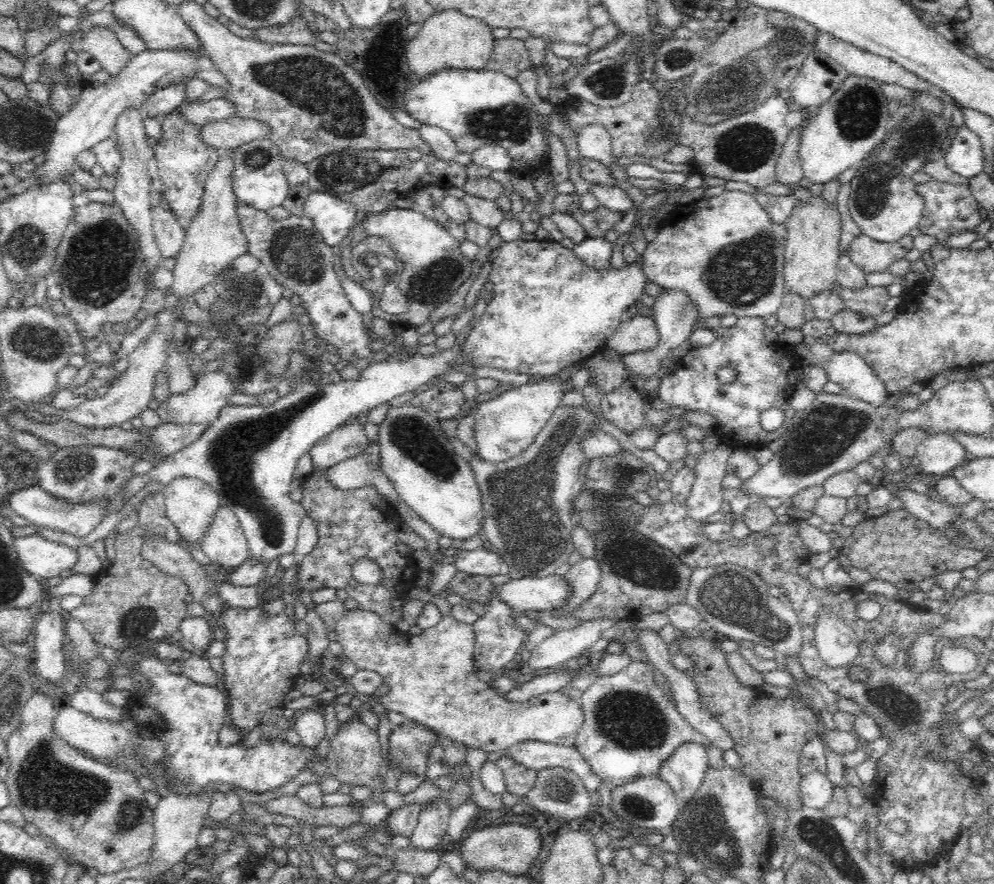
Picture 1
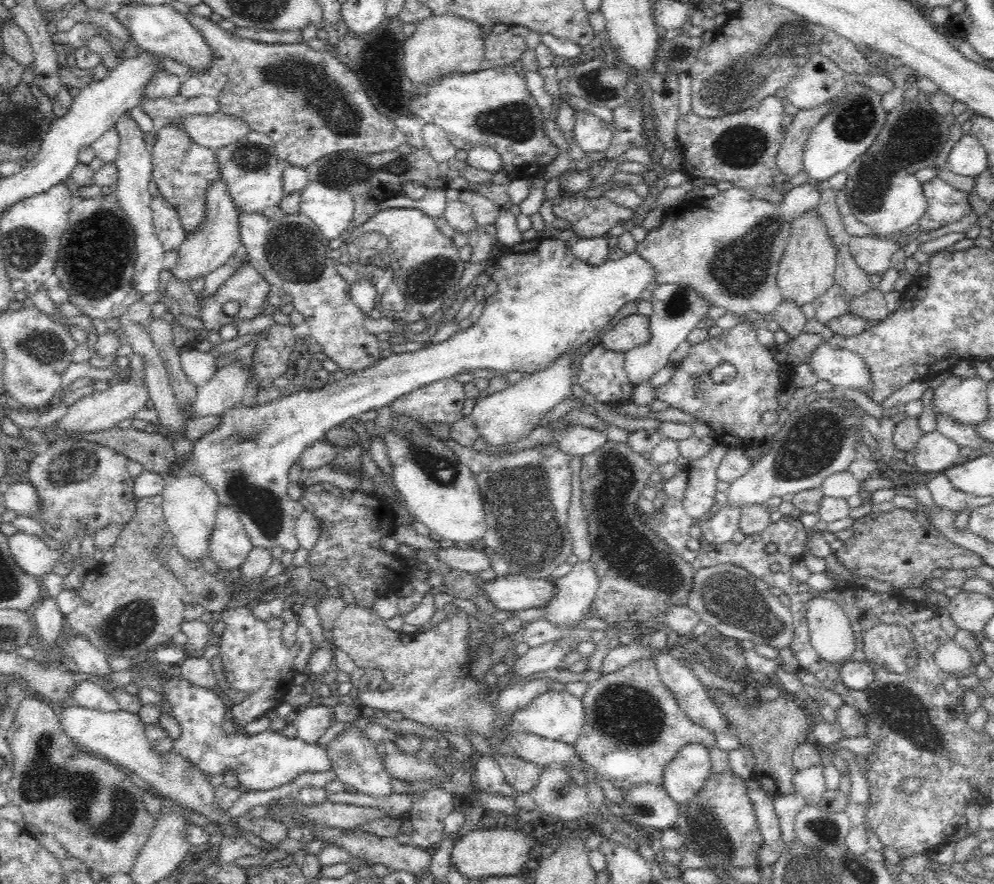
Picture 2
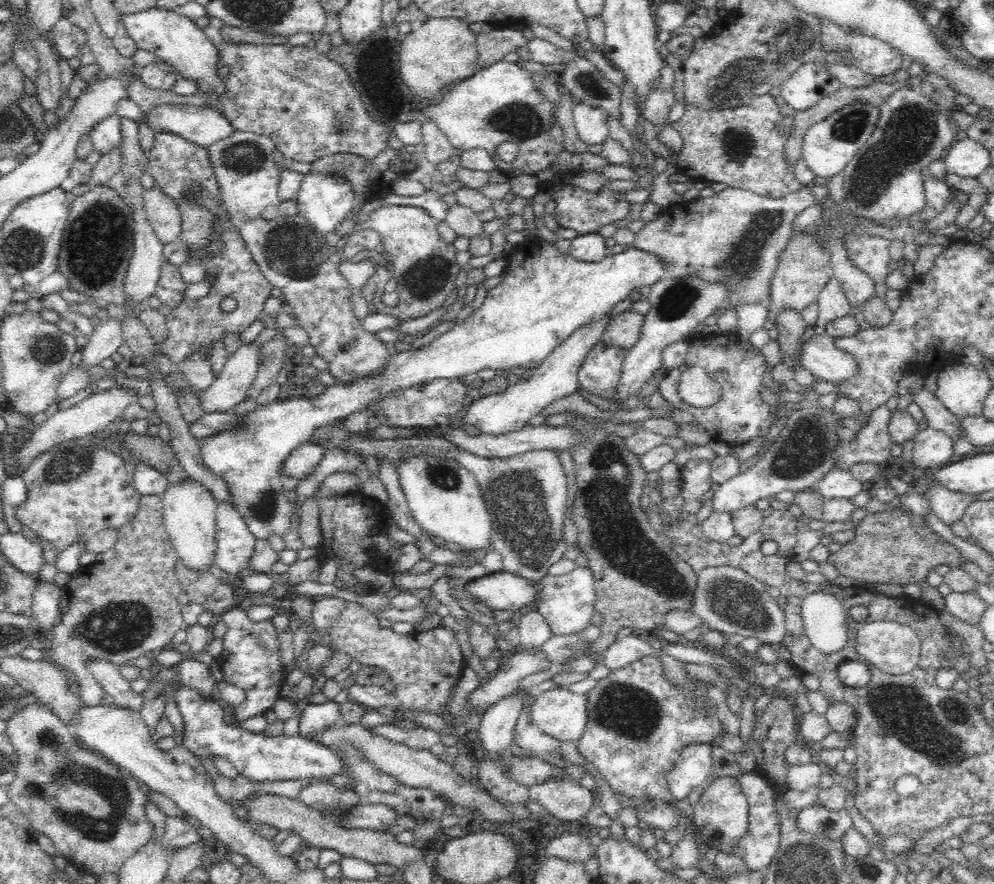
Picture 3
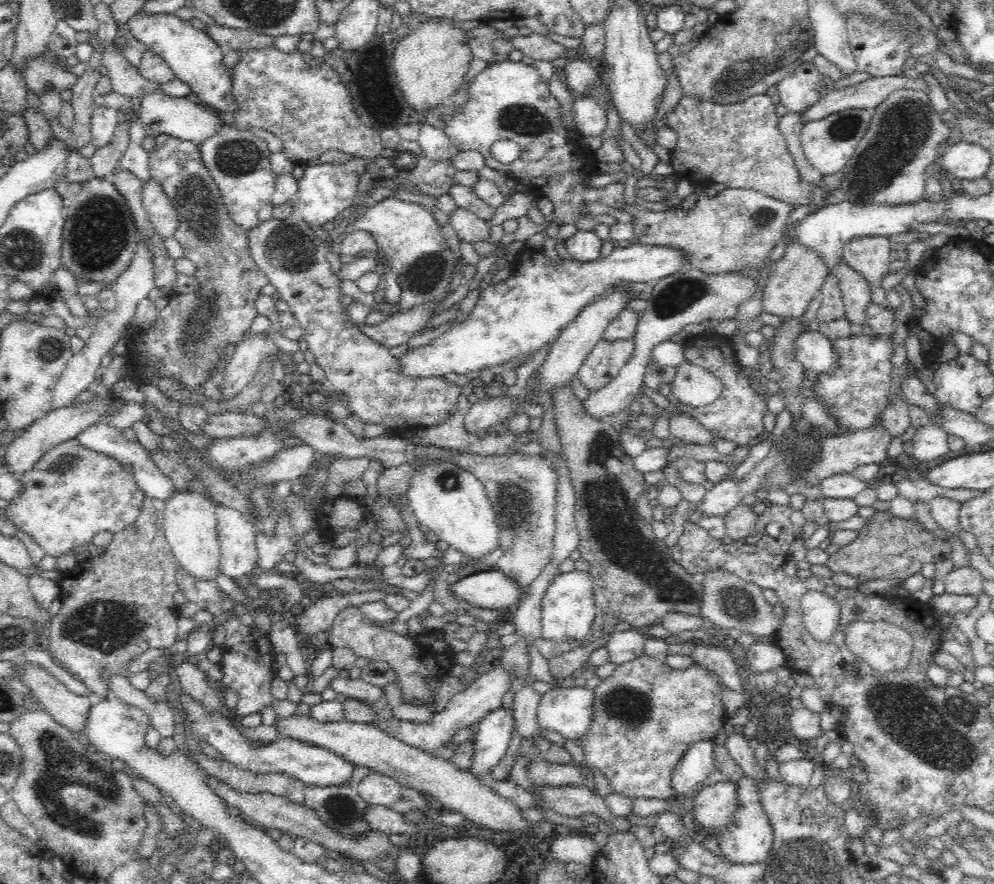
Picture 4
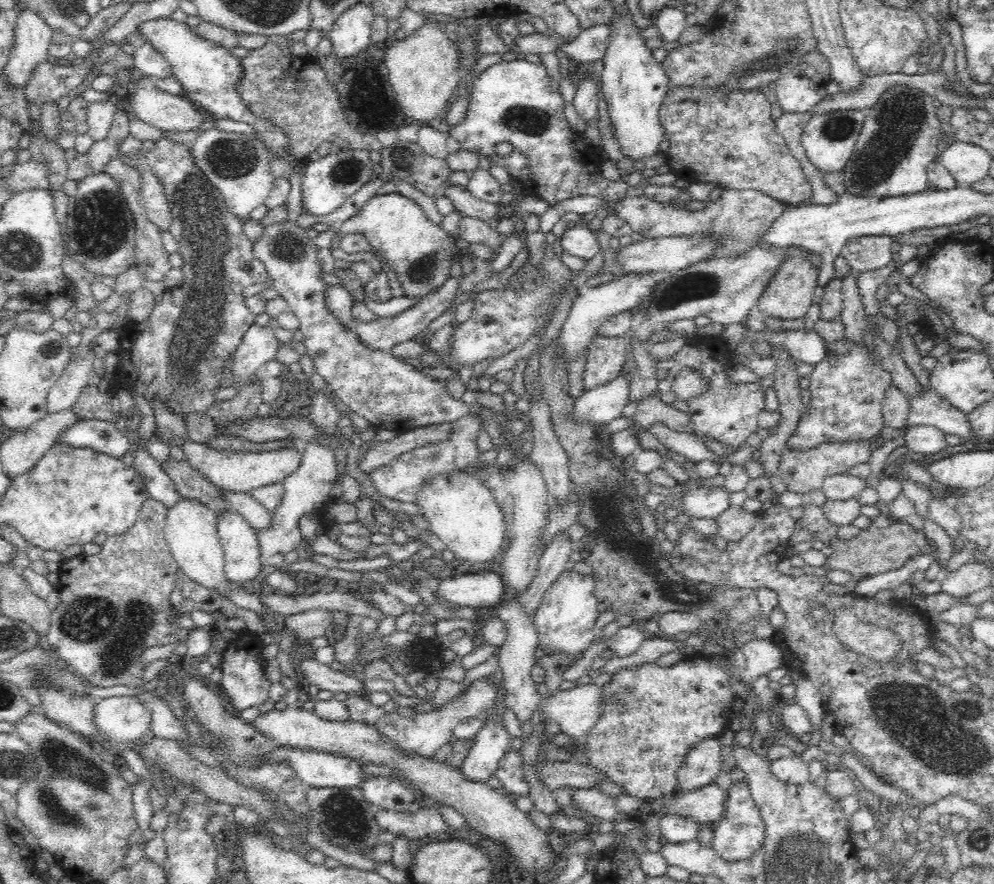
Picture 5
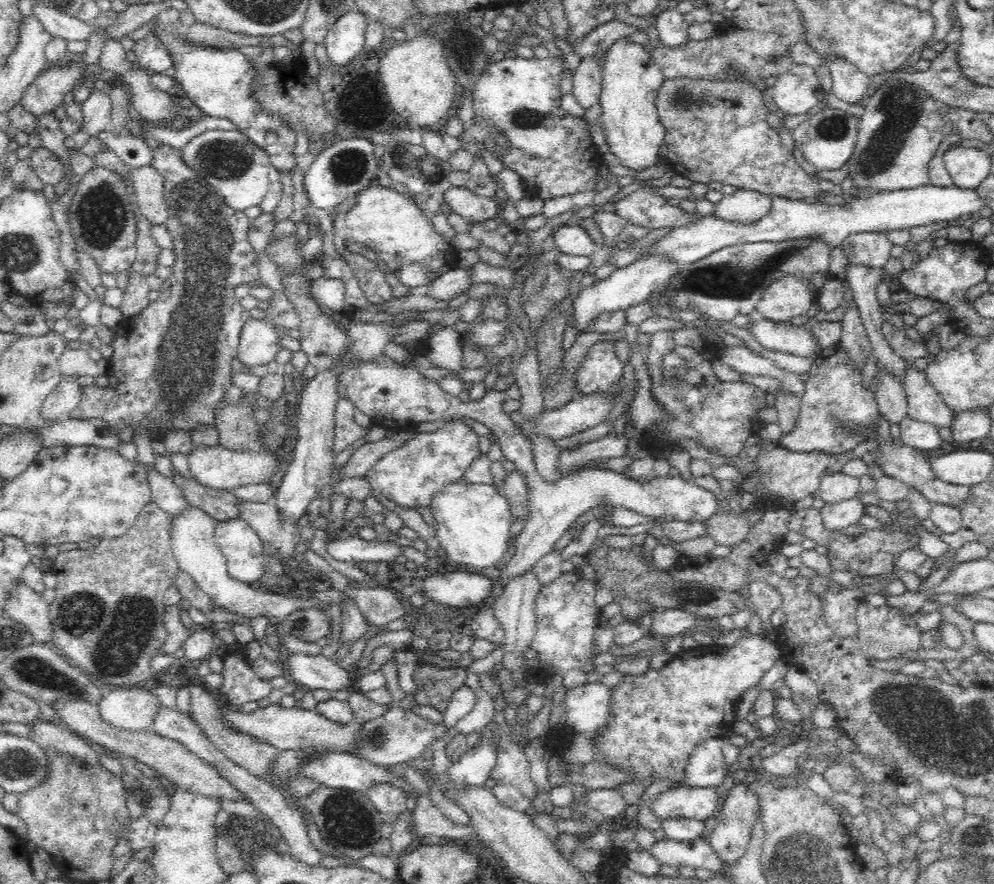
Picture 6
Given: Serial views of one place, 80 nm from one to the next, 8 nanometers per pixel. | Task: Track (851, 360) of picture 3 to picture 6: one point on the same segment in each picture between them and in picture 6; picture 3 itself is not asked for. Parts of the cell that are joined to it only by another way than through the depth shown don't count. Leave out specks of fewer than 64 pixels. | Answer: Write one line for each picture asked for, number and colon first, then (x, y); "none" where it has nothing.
4: (816, 353)
5: (809, 347)
6: (780, 337)

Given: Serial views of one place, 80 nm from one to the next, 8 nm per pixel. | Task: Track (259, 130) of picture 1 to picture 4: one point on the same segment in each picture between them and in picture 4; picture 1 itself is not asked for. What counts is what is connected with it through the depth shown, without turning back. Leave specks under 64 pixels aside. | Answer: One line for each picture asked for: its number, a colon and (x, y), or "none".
2: (215, 132)
3: (204, 128)
4: (182, 118)

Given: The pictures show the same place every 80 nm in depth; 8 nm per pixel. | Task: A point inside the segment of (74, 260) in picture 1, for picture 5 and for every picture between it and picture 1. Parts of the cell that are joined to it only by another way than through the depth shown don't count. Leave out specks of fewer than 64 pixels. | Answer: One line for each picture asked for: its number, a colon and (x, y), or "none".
2: (95, 264)
3: (97, 246)
4: (99, 238)
5: (100, 229)

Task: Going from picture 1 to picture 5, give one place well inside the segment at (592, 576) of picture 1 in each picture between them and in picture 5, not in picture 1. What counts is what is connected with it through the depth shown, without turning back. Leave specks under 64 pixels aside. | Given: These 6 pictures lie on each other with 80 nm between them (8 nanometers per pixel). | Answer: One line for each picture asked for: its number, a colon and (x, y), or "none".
2: (576, 591)
3: (567, 604)
4: (568, 609)
5: (565, 620)

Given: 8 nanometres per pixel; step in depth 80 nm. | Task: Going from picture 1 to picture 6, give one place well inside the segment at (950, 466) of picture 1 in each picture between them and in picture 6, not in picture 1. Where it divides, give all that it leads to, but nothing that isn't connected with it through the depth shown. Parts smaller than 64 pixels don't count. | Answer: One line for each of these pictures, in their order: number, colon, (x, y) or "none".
2: (934, 452)
3: (931, 448)
4: (930, 443)
5: (927, 440)
6: (922, 436)

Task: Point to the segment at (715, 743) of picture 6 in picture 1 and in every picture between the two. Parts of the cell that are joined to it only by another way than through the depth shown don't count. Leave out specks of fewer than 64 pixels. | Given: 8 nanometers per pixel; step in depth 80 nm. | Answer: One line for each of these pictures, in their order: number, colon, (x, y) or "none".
1: (683, 770)
2: (683, 777)
3: (692, 769)
4: (697, 763)
5: (702, 764)

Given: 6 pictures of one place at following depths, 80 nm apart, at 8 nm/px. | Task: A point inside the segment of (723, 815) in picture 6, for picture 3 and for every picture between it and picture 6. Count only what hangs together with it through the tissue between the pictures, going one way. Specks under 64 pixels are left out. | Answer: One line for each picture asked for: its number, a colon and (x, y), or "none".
3: (761, 843)
4: (750, 842)
5: (741, 833)

